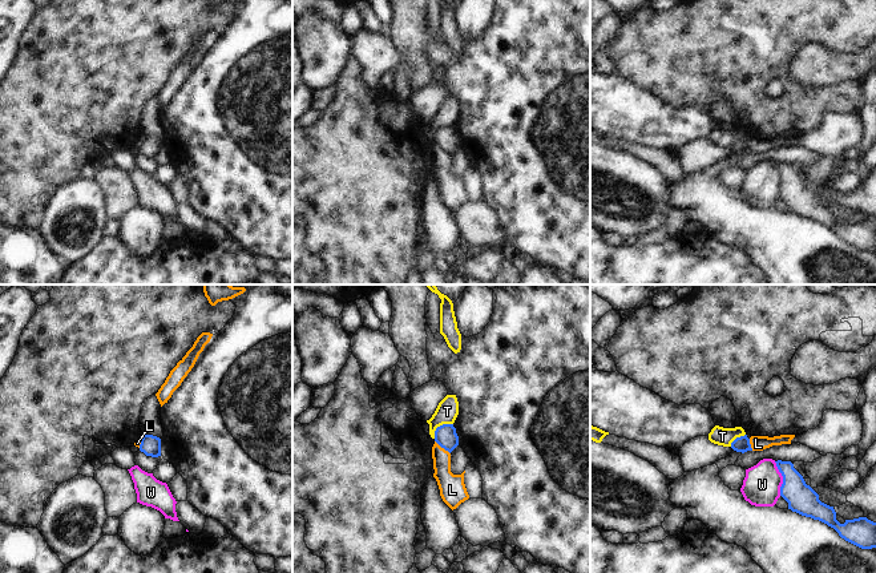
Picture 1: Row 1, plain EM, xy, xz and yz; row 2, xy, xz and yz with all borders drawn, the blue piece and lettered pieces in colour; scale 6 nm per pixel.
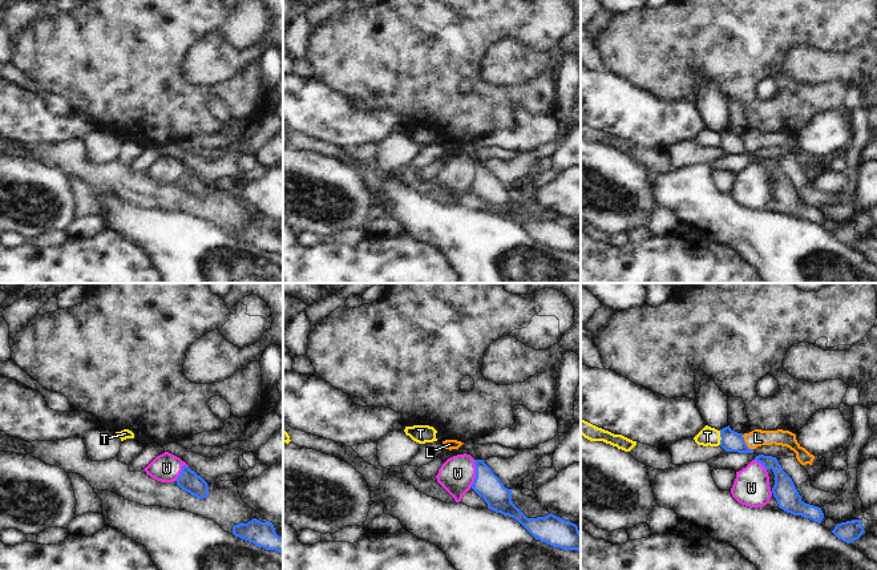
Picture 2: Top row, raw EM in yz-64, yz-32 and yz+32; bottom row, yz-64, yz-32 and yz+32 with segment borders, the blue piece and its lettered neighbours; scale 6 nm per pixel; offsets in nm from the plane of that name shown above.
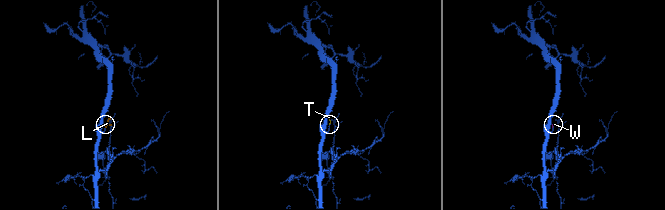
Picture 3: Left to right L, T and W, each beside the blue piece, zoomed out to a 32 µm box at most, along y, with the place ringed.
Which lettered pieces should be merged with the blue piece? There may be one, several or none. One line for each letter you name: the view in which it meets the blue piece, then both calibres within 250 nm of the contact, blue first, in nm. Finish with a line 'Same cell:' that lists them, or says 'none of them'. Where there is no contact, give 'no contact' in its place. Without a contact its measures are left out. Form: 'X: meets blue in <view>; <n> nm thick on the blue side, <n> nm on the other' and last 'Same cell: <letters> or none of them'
Same cell: none of them

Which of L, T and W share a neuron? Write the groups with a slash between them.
L W / T

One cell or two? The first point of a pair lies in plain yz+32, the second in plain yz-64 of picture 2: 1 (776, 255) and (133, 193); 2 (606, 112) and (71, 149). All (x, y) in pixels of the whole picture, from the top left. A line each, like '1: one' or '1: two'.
1: two
2: two

